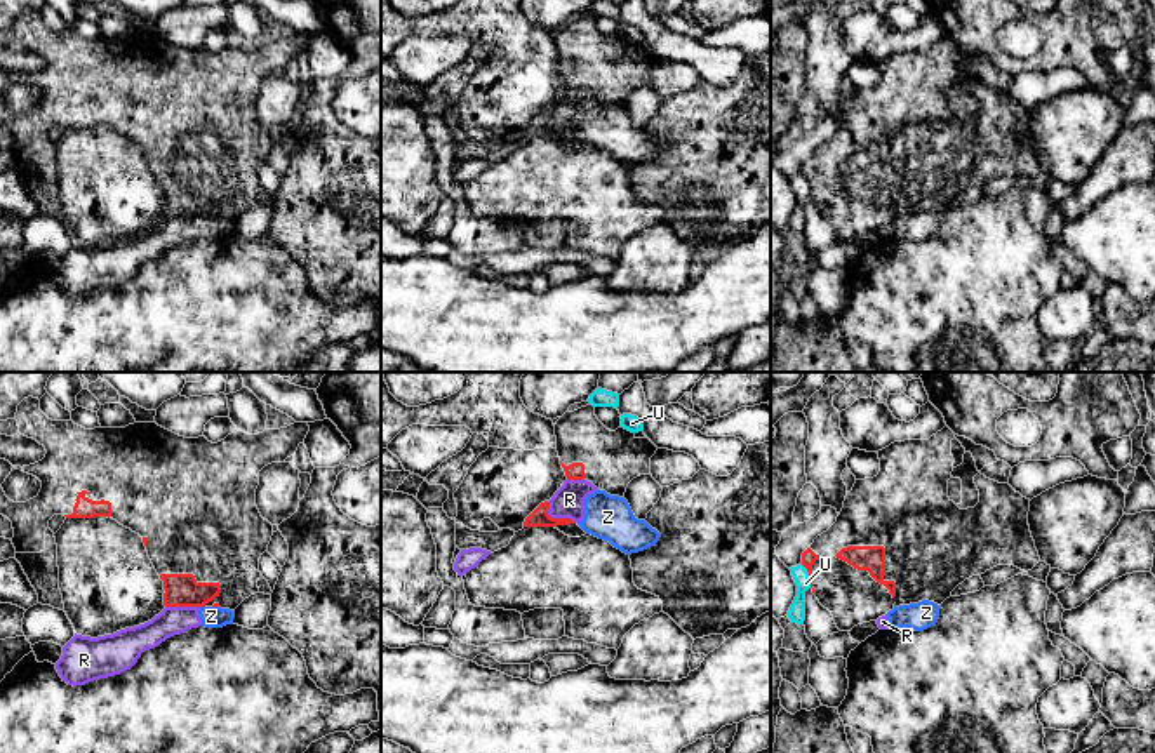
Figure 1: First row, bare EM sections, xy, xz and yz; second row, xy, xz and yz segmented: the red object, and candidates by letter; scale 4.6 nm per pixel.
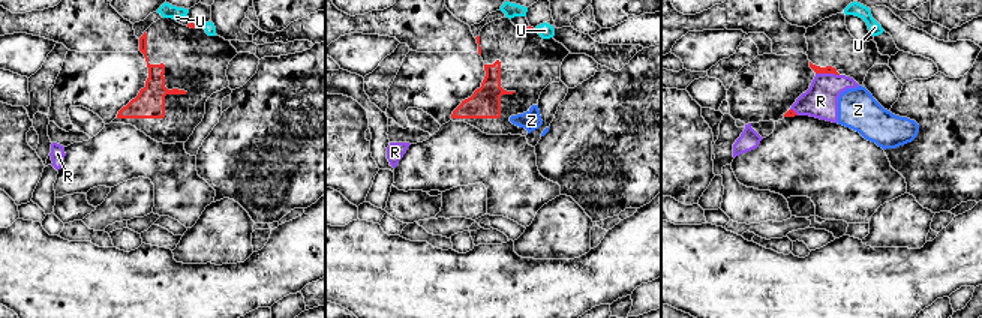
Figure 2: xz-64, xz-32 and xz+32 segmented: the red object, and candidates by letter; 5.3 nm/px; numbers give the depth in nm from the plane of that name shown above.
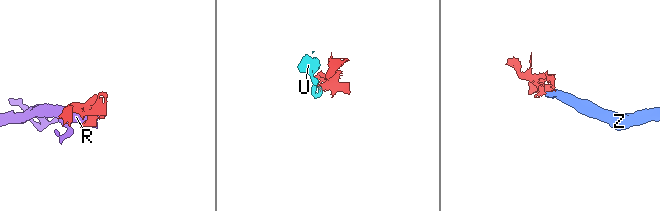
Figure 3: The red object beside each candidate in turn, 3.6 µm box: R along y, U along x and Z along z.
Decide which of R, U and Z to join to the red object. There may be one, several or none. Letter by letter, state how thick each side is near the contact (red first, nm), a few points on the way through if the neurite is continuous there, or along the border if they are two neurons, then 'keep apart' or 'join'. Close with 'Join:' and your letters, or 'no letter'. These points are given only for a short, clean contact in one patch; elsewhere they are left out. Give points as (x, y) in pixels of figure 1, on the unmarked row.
R: calibres 90 and 140 nm; border xz (547, 112), (552, 127), (569, 127), (576, 133); keep apart
U: calibres 70 and 80 nm; border yz (802, 174), (811, 197); keep apart
Z: calibres 160 and 100 nm; border xy (199, 216), (204, 218); keep apart
Join: no letter

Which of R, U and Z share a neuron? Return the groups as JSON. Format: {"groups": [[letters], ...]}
{"groups": [["R", "Z"], ["U"]]}

